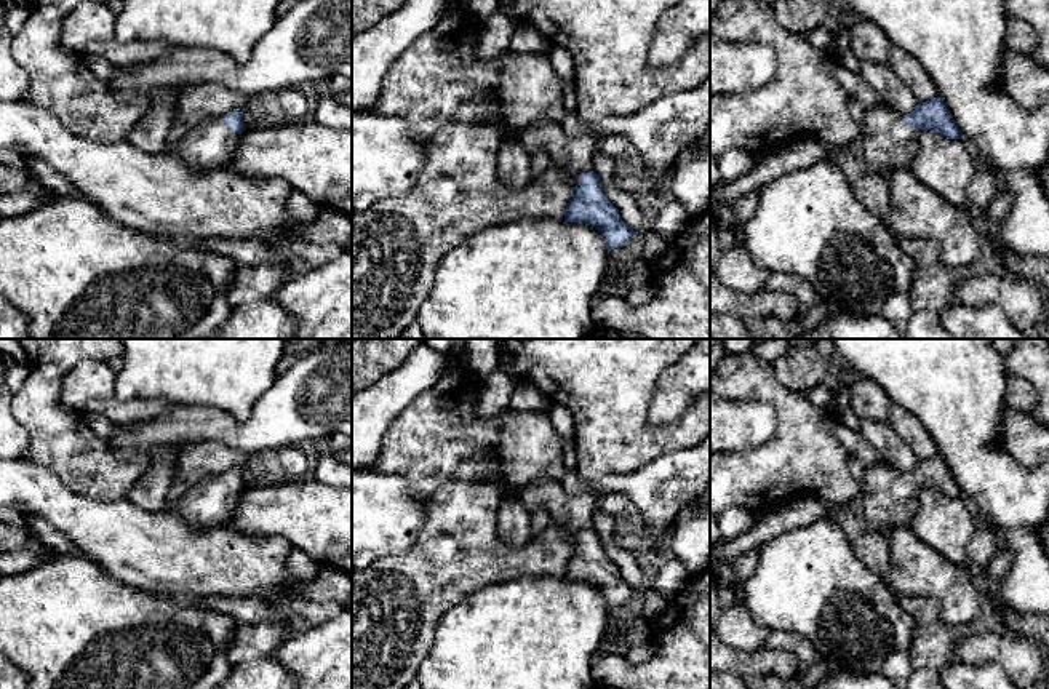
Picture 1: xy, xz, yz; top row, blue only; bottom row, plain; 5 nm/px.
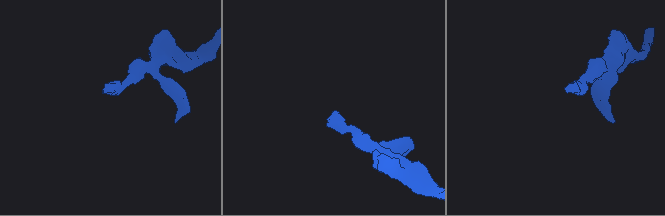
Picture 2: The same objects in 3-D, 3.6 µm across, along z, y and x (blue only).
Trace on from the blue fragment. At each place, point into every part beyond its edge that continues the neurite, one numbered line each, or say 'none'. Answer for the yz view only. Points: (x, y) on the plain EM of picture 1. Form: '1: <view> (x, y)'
1: yz (888, 499)

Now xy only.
1: xy (210, 504)

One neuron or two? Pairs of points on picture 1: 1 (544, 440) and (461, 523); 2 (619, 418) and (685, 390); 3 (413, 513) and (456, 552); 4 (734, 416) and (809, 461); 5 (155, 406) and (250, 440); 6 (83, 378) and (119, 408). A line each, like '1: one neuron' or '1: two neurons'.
1: two neurons
2: two neurons
3: two neurons
4: two neurons
5: two neurons
6: one neuron

